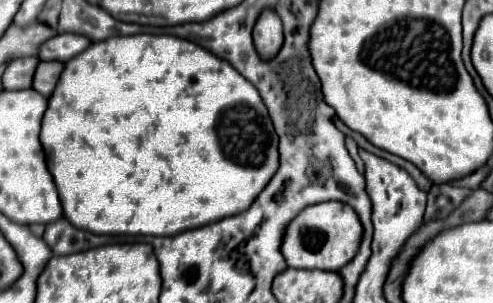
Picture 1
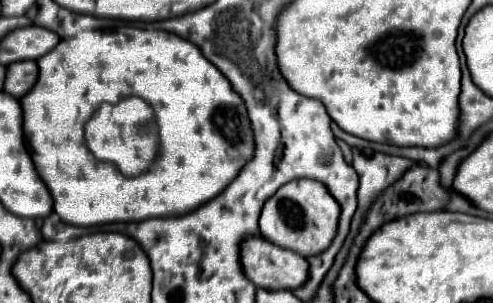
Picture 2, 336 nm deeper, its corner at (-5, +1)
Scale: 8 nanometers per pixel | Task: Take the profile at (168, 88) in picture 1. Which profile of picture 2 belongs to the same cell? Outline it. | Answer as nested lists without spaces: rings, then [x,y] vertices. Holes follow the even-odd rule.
[[[117,28],[113,32],[93,30],[93,32],[85,32],[81,36],[73,36],[73,38],[61,40],[61,44],[57,44],[57,48],[53,52],[45,54],[37,64],[39,64],[39,80],[33,86],[33,90],[21,98],[21,106],[23,106],[23,134],[25,134],[25,142],[29,144],[35,168],[37,168],[41,180],[47,184],[47,188],[49,188],[49,192],[53,196],[53,210],[67,224],[73,224],[73,226],[95,226],[95,224],[107,224],[107,222],[141,222],[141,220],[149,220],[149,218],[183,216],[183,212],[193,212],[201,204],[205,204],[205,202],[213,200],[215,196],[219,196],[237,178],[241,168],[255,154],[253,128],[251,128],[251,120],[249,120],[245,102],[233,90],[233,86],[229,86],[229,80],[219,72],[219,68],[209,64],[209,60],[205,60],[205,56],[201,56],[201,50],[195,44],[191,44],[189,40],[179,38],[177,34],[163,32],[163,30],[143,30],[143,28]],[[129,96],[137,96],[137,98],[145,100],[153,108],[153,120],[157,124],[157,134],[159,134],[159,154],[153,160],[153,164],[139,176],[123,176],[119,172],[119,168],[115,168],[115,164],[97,160],[91,154],[91,150],[87,148],[87,142],[85,142],[85,136],[83,136],[85,134],[85,122],[93,116],[93,112],[101,104],[105,104],[105,102],[117,104],[119,100],[129,98]]]

